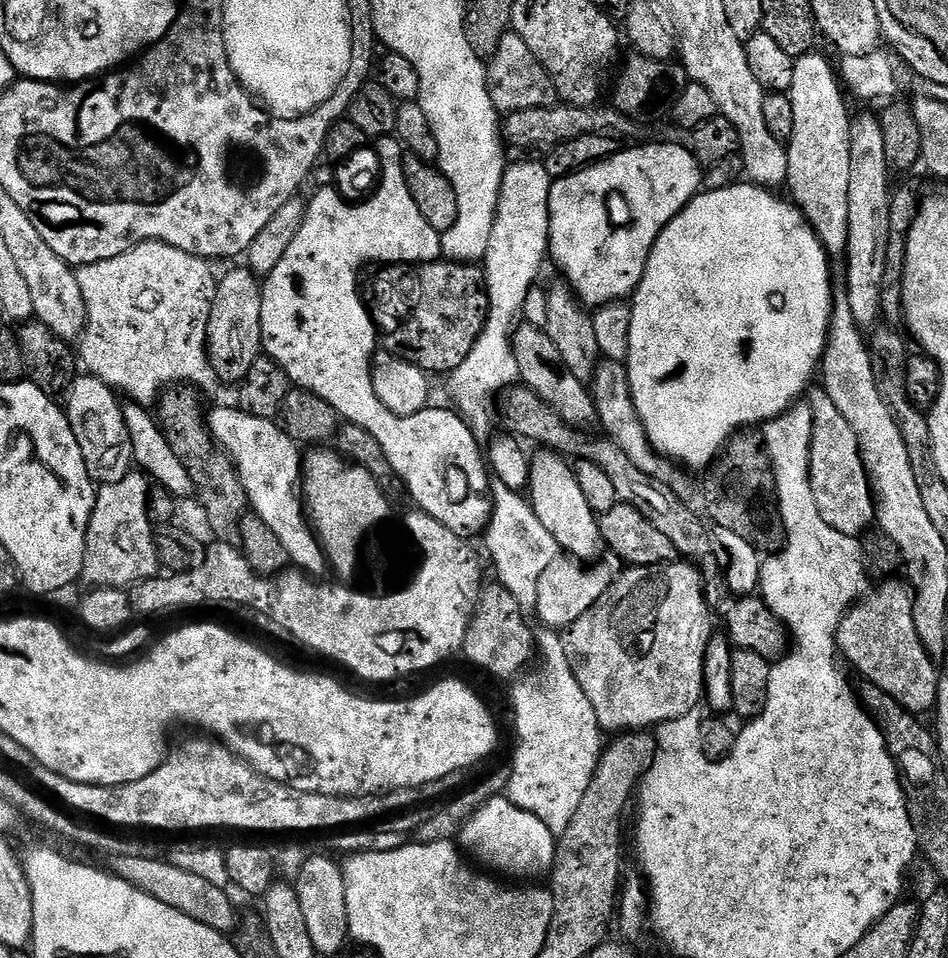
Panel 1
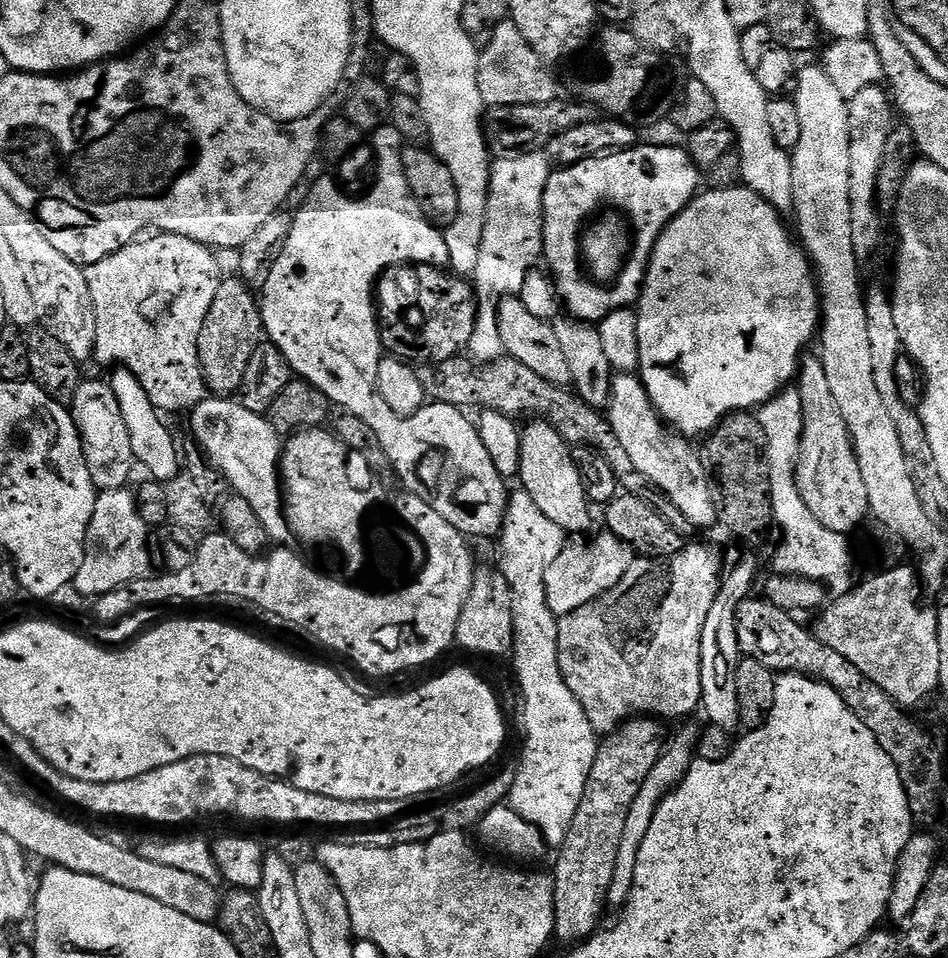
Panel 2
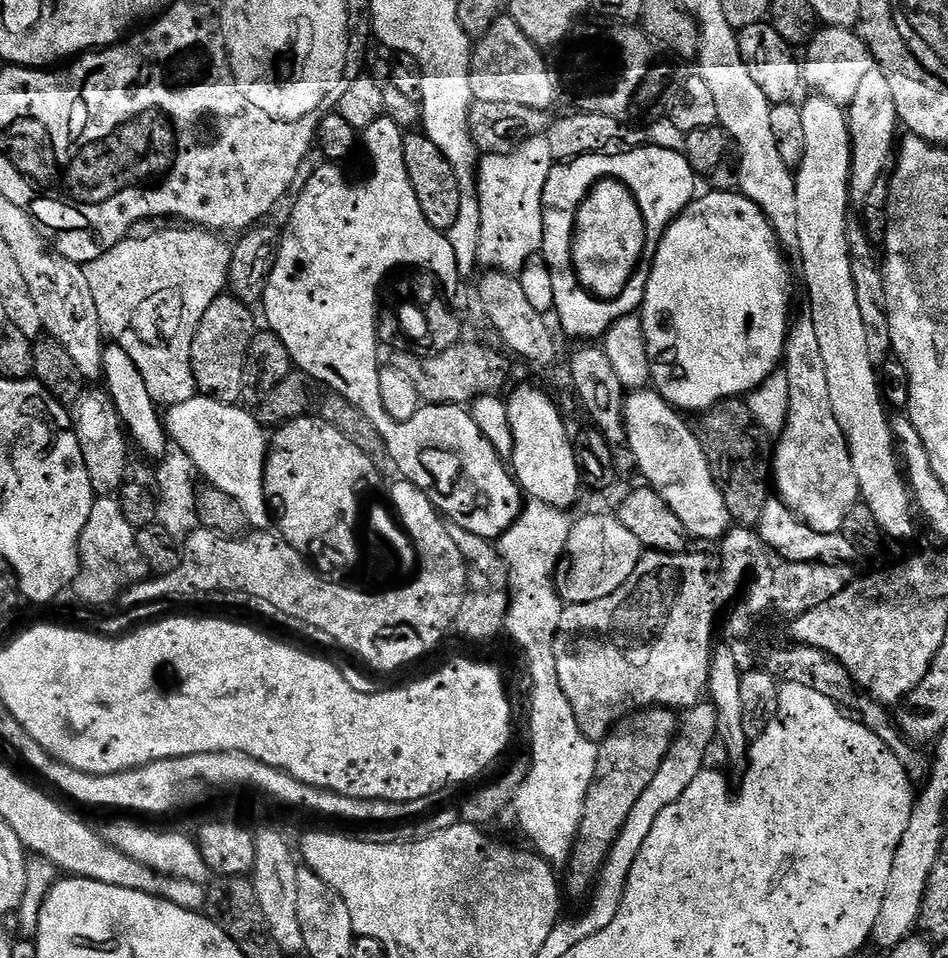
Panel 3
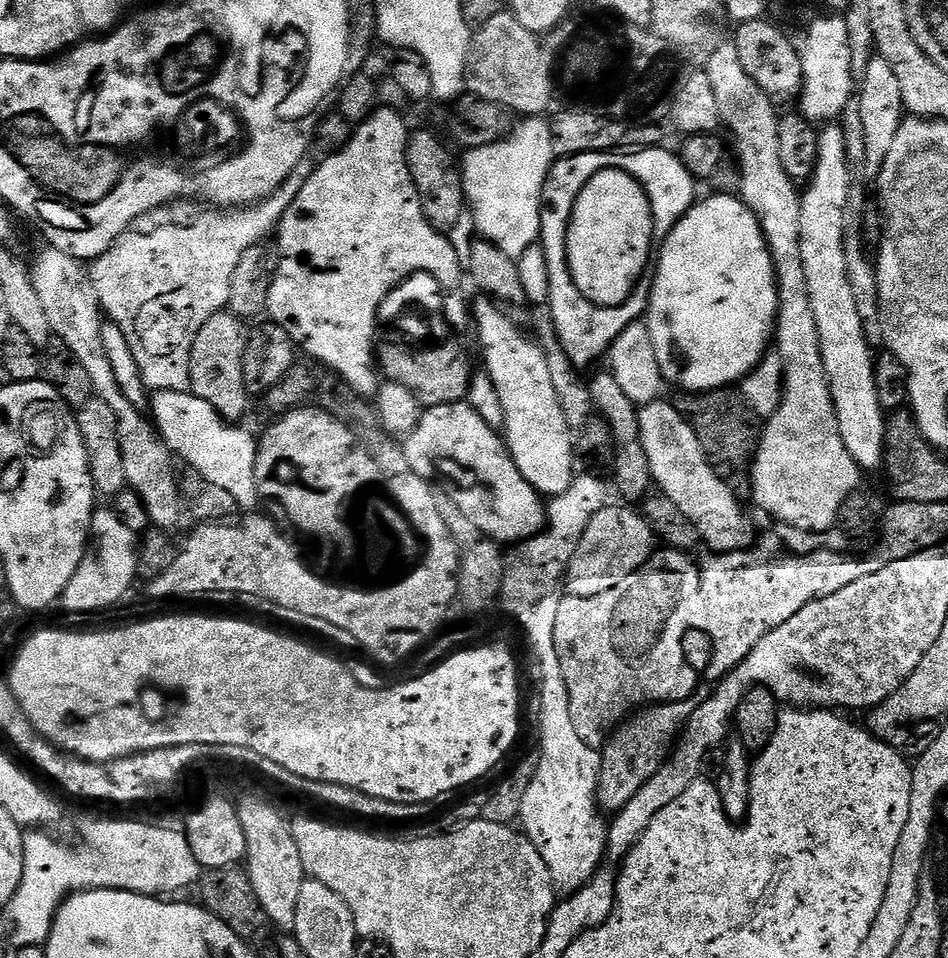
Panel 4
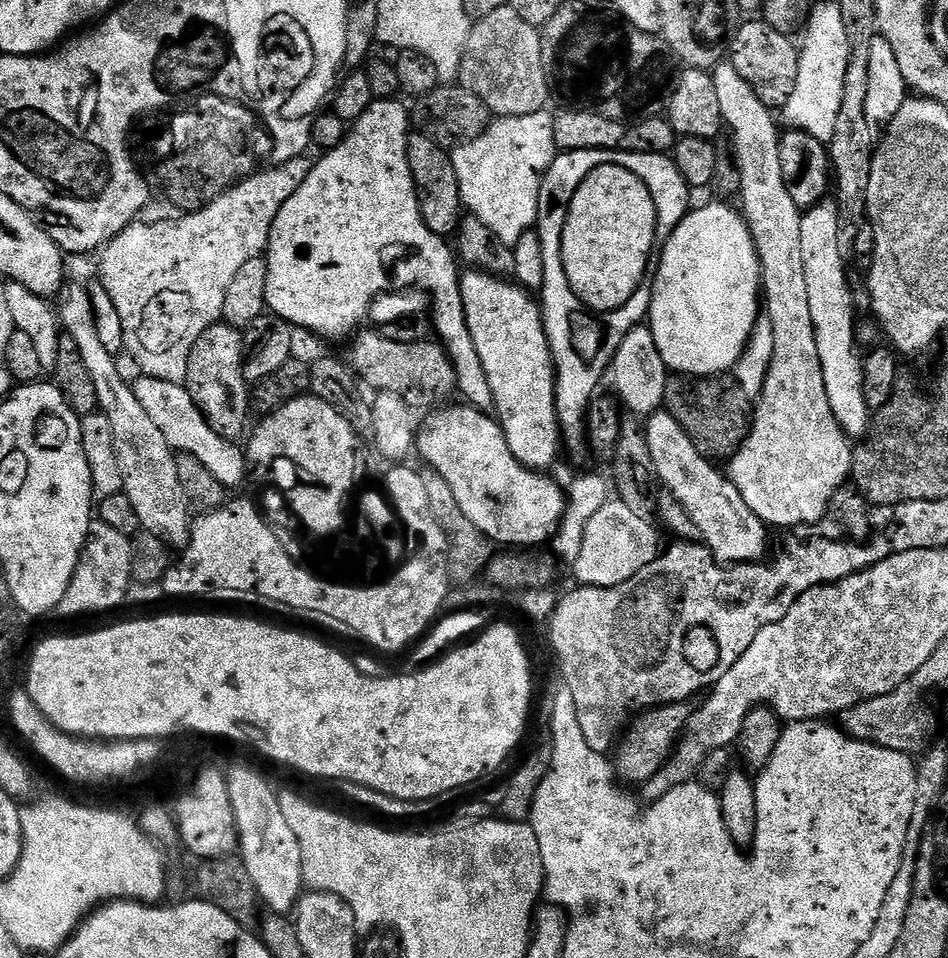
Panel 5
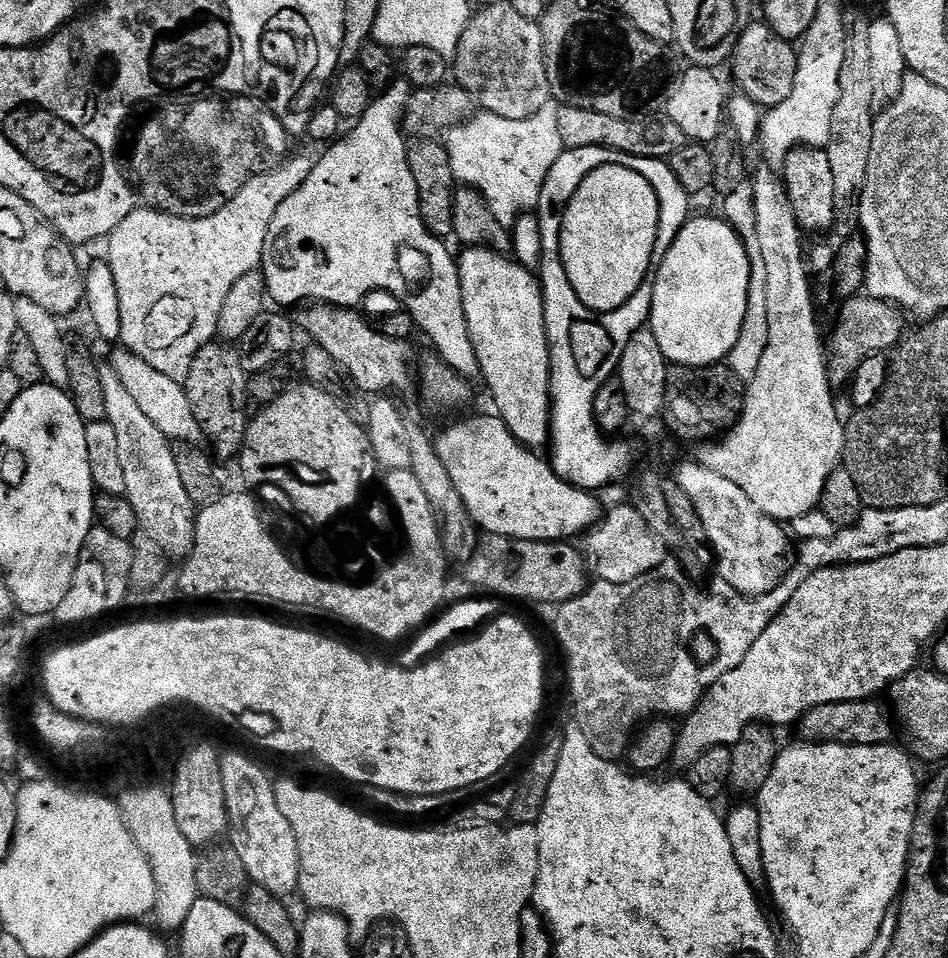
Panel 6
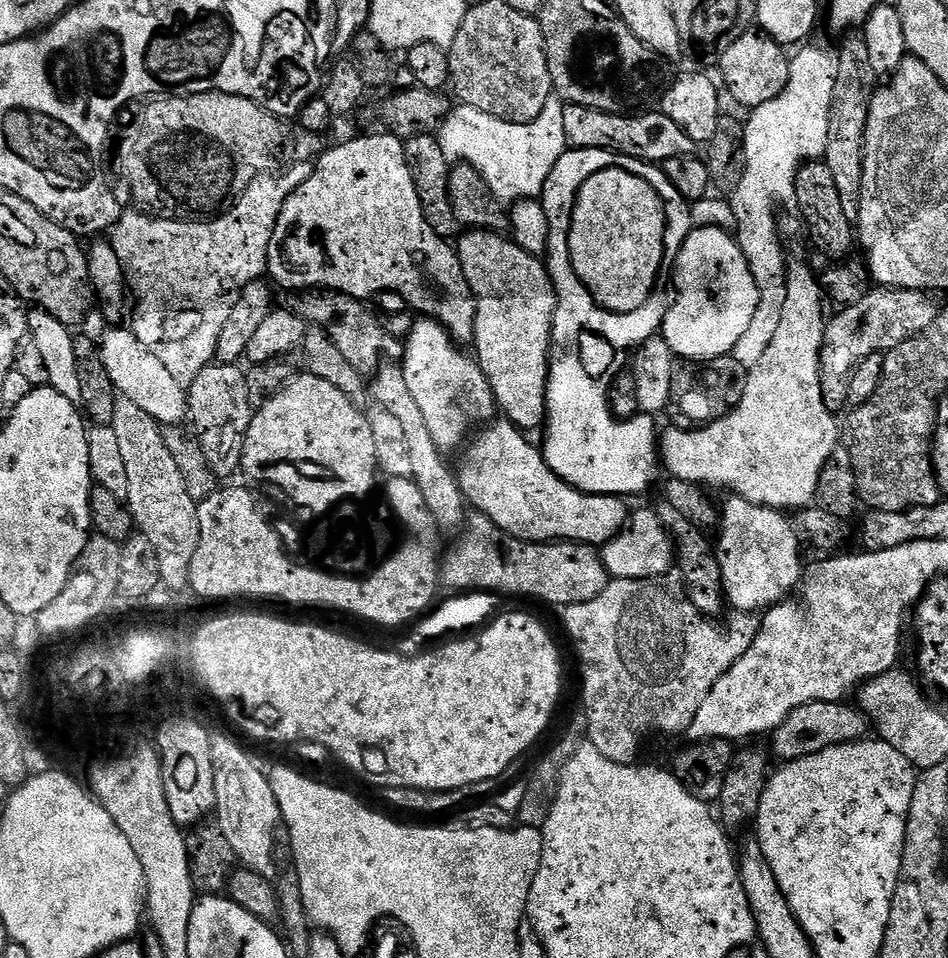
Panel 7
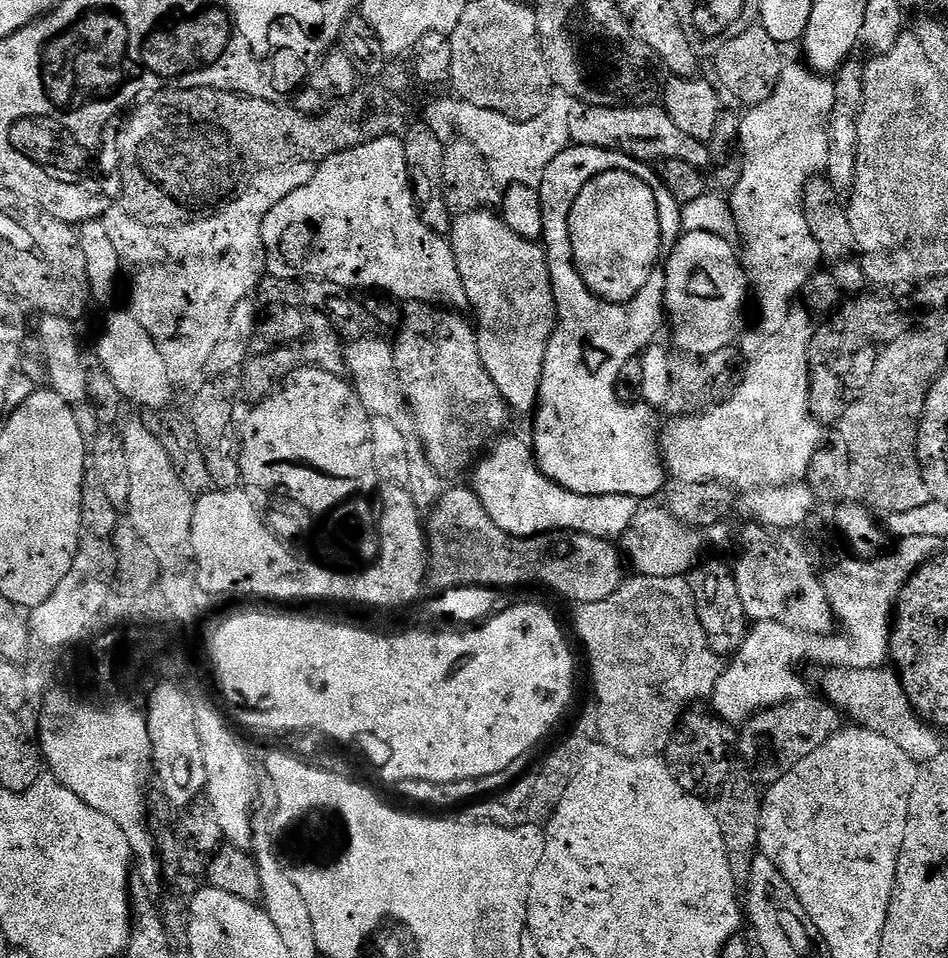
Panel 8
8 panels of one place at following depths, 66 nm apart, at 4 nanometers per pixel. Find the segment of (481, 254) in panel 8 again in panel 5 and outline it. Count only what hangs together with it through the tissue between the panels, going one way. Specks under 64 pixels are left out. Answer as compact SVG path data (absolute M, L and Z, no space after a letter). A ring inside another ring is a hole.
M468 270L461 275L460 293L466 310L466 326L470 326L470 338L474 338L474 350L482 358L482 367L494 394L494 412L500 429L506 434L509 450L527 468L548 470L562 448L560 419L556 416L556 374L552 363L552 347L544 331L544 317L539 303L532 301L533 293L521 288L508 278L490 276L486 272Z

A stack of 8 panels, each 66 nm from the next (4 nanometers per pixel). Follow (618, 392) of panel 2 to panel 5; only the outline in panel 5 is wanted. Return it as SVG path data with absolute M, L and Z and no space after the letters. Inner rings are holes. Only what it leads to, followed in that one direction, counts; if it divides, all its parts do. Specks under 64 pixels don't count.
M661 410L647 417L644 429L661 485L685 507L700 532L701 541L716 561L723 566L759 563L770 548L769 529L750 510L741 492L727 475L721 471L719 473L715 469L717 467L702 455L671 412Z

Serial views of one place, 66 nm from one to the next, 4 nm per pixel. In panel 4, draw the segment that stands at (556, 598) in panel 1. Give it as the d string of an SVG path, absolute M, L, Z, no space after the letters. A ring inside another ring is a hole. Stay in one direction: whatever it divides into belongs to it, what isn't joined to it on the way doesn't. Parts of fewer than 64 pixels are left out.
M605 506L586 526L580 539L575 541L572 560L568 563L566 592L570 596L590 598L594 594L603 594L605 590L614 590L618 582L626 582L653 555L652 540L654 533L631 507L612 508Z

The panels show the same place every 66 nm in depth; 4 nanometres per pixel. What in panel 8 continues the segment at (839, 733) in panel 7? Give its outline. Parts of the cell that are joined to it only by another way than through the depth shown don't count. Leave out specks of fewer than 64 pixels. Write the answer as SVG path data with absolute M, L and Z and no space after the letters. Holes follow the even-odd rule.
M805 694L796 700L765 708L739 729L739 755L744 755L756 767L755 775L761 785L770 786L778 782L791 768L798 766L802 758L810 758L818 746L826 746L826 742L840 732L842 713L827 700L816 696Z

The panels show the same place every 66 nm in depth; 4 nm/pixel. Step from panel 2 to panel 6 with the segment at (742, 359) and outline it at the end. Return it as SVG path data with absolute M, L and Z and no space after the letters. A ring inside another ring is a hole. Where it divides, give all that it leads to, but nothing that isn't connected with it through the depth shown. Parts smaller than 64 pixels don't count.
M712 216L689 219L673 240L676 241L669 246L664 261L663 256L659 261L650 288L650 330L658 338L669 365L711 368L727 361L734 342L738 342L748 309L754 265L748 261L739 234L726 221Z

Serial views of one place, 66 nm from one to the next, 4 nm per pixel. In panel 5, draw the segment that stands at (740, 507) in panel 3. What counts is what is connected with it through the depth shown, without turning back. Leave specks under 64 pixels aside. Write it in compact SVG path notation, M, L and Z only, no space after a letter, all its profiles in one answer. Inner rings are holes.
M672 374L668 377L664 408L683 428L692 428L693 444L707 460L727 462L743 446L752 428L754 400L728 374L703 378Z

